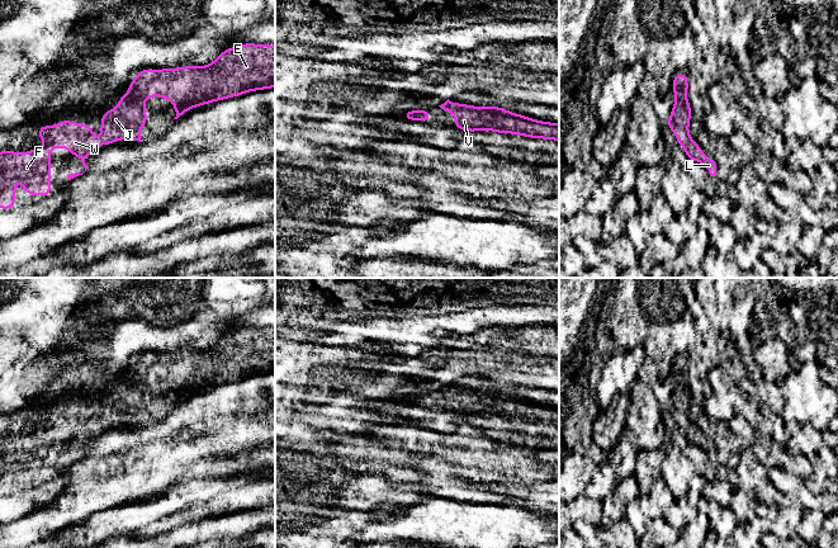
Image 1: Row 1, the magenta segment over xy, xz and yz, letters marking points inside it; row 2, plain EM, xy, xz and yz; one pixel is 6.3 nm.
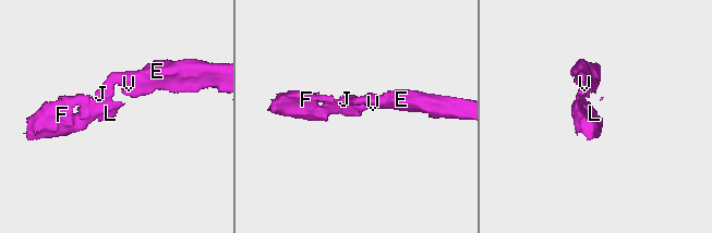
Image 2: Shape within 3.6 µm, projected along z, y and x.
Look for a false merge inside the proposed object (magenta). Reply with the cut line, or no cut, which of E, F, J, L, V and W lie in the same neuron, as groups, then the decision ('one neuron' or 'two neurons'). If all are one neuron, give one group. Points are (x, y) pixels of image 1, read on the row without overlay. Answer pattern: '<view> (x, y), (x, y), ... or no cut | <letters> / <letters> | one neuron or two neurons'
no cut | E F J L V W | one neuron

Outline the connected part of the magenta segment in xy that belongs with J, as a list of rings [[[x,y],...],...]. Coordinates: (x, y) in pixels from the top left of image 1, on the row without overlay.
[[[245,327],[224,334],[212,348],[207,350],[184,350],[177,353],[139,355],[132,364],[128,377],[119,382],[119,388],[101,398],[101,426],[93,421],[90,408],[76,408],[74,405],[61,405],[53,411],[39,410],[38,422],[46,429],[42,433],[32,433],[19,439],[16,435],[0,435],[0,493],[15,492],[15,466],[23,467],[25,477],[47,482],[51,480],[51,433],[66,431],[70,438],[79,441],[85,452],[89,438],[96,436],[98,431],[106,431],[122,422],[139,425],[142,410],[148,405],[145,384],[150,381],[161,381],[172,384],[176,397],[174,403],[185,398],[191,391],[197,392],[222,383],[235,382],[245,377],[275,372],[275,330]]]

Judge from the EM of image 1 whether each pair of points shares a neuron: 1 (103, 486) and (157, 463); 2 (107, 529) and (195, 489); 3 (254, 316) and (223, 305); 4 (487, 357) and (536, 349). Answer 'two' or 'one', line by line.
1: one
2: one
3: two
4: two

